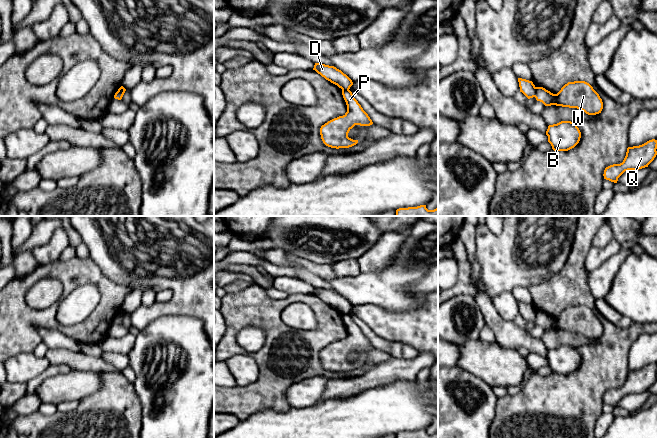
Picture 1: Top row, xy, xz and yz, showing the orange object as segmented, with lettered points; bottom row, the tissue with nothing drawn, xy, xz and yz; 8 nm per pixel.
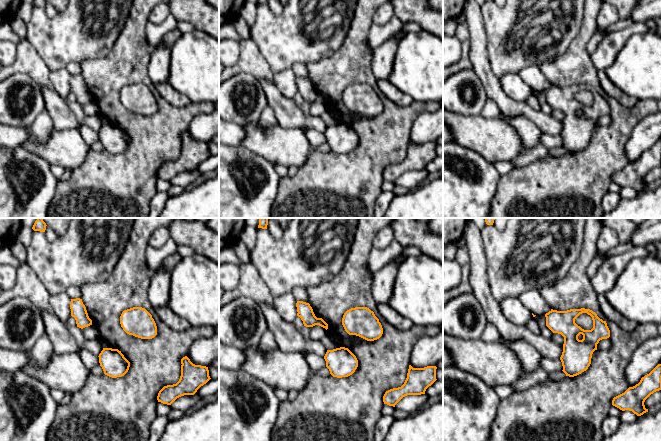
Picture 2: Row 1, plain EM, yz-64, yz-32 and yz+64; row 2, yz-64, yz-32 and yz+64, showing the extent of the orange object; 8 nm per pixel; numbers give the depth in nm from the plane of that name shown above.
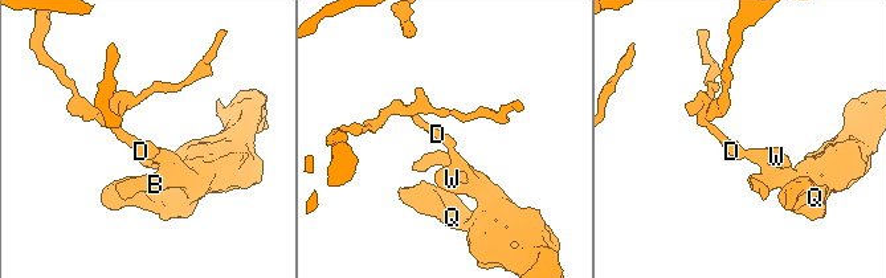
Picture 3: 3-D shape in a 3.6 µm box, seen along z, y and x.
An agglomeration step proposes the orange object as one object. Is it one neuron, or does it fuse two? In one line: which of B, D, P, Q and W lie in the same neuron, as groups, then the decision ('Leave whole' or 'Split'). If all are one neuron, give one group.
Groups: B P Q W / D. Split

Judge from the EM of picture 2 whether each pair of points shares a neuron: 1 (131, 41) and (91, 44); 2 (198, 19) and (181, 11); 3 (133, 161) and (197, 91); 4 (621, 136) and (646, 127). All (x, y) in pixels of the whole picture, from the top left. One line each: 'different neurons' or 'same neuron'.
1: different neurons
2: same neuron
3: different neurons
4: different neurons

